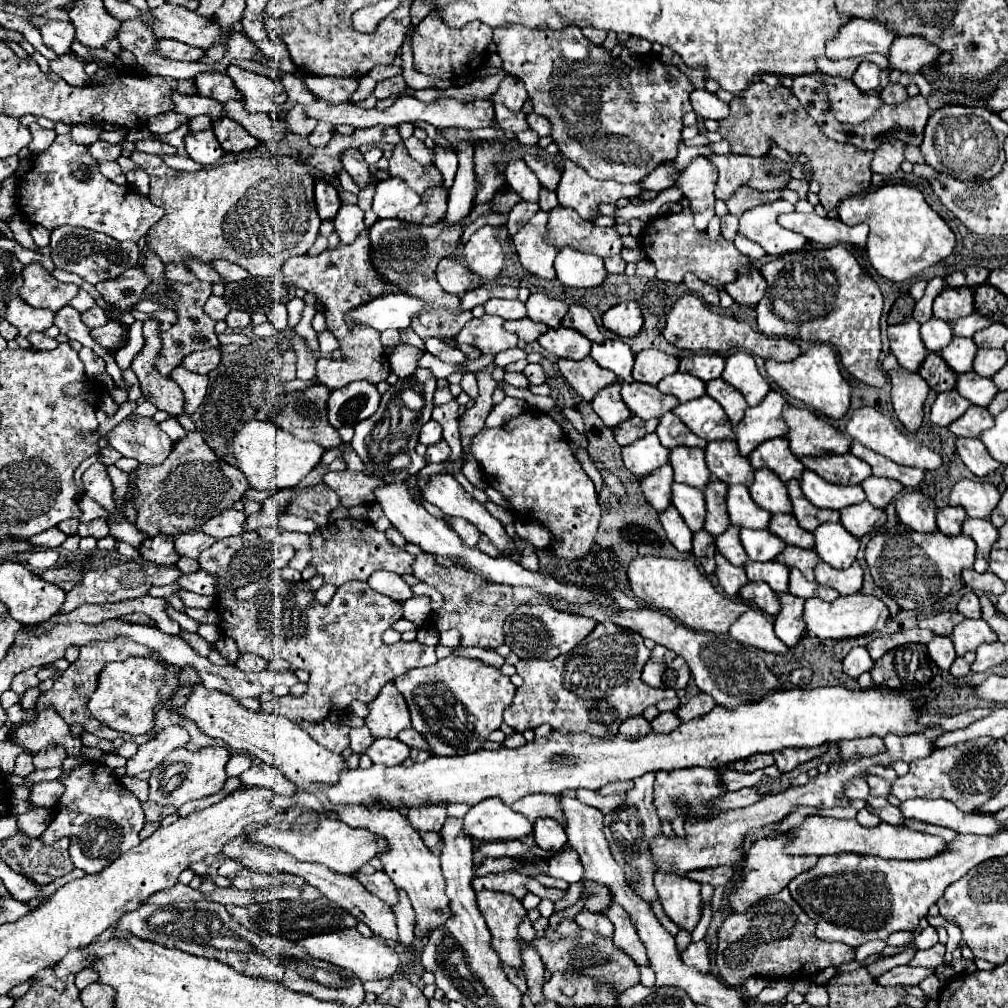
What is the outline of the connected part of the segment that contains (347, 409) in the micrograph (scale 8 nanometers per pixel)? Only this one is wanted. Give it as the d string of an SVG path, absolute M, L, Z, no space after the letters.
M349 383L337 391L331 391L327 401L329 423L339 427L355 427L359 421L371 417L379 407L381 395L373 383Z

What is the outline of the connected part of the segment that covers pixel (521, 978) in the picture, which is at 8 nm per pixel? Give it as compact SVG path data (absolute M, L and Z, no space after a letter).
M503 965L503 971L505 971L505 975L509 977L509 981L511 981L511 983L513 983L513 985L515 985L522 994L527 991L527 979L522 969L516 969L515 967L509 967L509 965Z

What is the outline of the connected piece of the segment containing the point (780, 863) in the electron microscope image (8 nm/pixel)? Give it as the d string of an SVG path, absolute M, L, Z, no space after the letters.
M779 833L775 837L763 837L757 839L753 843L753 847L749 849L747 857L745 857L745 865L743 865L743 877L741 877L741 885L737 885L733 889L733 893L729 895L731 907L733 911L745 911L749 905L753 905L757 899L767 897L767 895L775 895L781 889L785 889L797 875L809 871L815 863L817 863L817 855L787 855L785 853L785 845L789 843L789 833Z

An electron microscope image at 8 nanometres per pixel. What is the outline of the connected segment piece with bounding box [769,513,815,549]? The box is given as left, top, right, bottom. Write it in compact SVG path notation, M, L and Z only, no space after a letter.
M777 513L769 521L769 531L773 531L777 537L781 537L787 545L797 545L805 549L813 549L815 539L809 531L801 529L797 519L791 513Z

